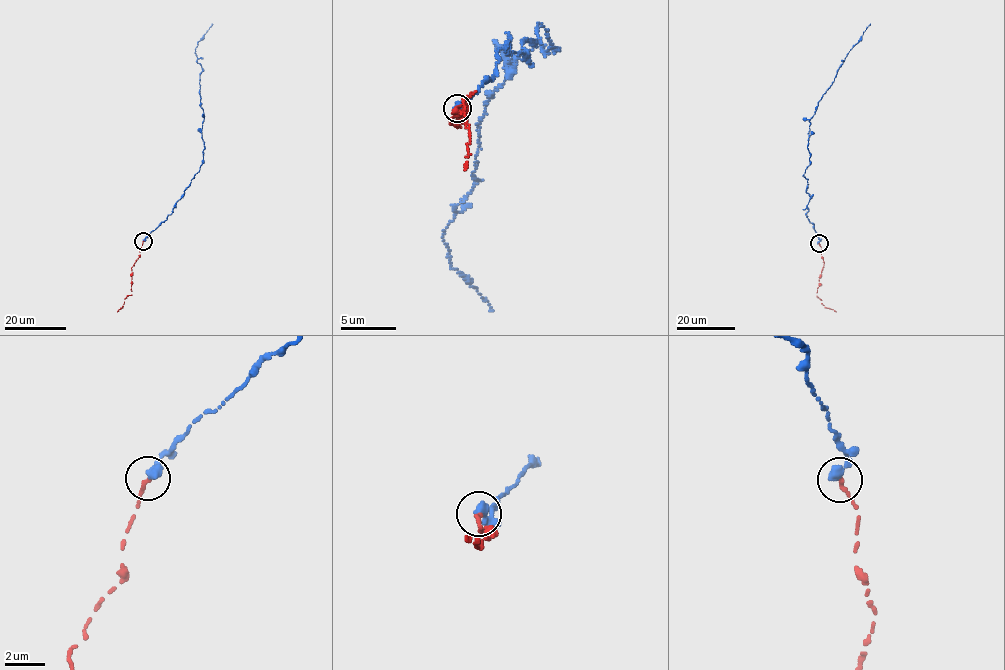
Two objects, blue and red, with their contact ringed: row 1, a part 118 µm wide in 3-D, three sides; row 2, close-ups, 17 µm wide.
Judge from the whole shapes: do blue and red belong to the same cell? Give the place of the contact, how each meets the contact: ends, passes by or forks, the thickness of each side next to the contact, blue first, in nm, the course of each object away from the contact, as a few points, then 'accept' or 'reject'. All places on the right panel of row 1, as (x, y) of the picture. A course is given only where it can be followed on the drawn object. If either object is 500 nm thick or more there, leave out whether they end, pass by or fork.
at (819, 243); blue ends there; red ends there; 440 nm thick on the blue side, 240 nm on the other; blue runs (819, 244), (806, 214), (810, 196), (803, 175), (810, 165), (809, 120), (836, 71), (870, 24); red runs (819, 244), (824, 263), (816, 296), (824, 307), (836, 312); accept

